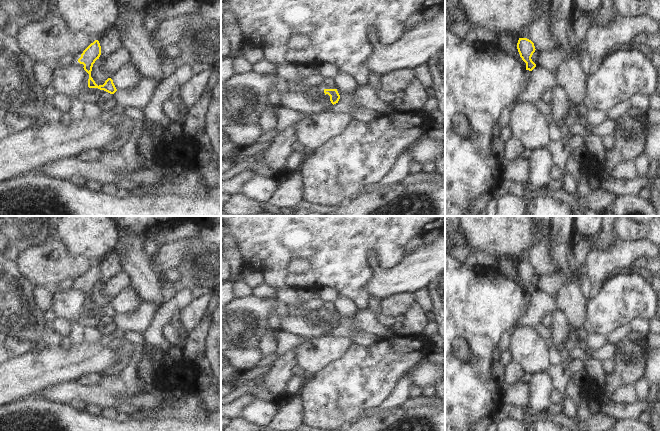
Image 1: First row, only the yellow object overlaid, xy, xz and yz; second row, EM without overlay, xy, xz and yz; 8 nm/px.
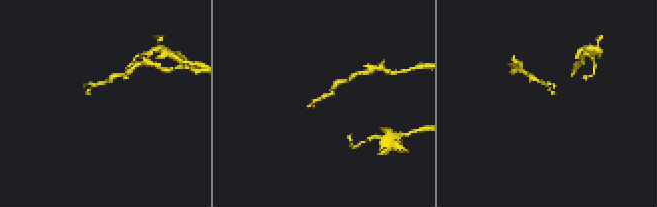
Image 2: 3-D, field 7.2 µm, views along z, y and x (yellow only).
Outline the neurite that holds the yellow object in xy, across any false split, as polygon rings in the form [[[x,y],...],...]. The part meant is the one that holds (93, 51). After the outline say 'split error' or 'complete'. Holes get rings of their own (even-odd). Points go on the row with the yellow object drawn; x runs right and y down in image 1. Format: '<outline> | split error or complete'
[[[95,40],[91,43],[81,54],[81,57],[78,59],[80,64],[84,65],[84,70],[89,74],[88,87],[89,88],[98,88],[104,90],[110,94],[114,94],[117,89],[111,78],[108,78],[103,85],[97,85],[93,78],[91,77],[91,71],[93,64],[101,55],[101,46],[98,40]]] | complete

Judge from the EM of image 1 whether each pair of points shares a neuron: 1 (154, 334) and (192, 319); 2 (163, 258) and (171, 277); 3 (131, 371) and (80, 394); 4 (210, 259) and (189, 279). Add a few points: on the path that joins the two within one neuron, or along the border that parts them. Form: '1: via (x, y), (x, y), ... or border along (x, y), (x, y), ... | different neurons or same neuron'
1: border along (192, 299), (175, 314) | different neurons
2: border along (177, 267), (169, 267), (162, 273) | different neurons
3: via (118, 384), (107, 394), (93, 394) | same neuron
4: via (205, 264), (194, 274) | same neuron

